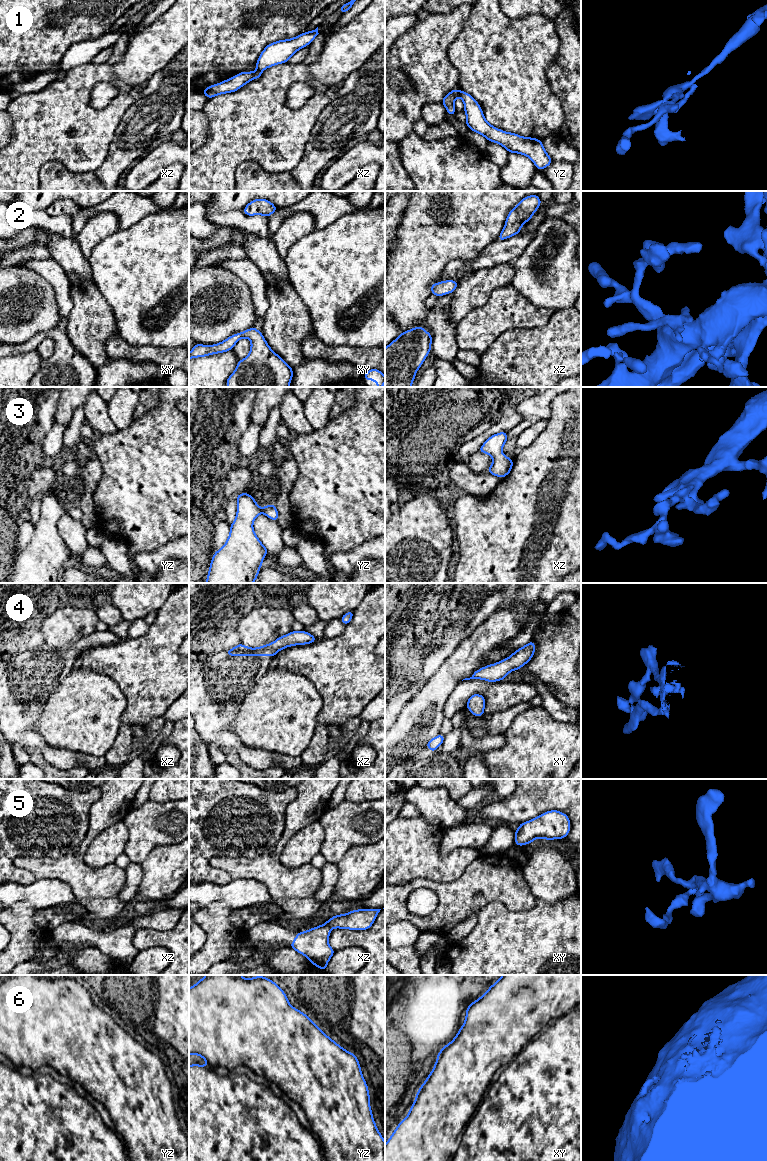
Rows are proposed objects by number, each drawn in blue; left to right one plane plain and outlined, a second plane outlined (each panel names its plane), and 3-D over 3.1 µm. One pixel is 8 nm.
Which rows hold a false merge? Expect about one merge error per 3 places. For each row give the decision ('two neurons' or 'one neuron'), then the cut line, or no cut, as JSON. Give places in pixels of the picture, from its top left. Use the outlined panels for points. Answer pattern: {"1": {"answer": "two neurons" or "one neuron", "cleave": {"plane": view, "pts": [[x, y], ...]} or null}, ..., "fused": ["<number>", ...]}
{"1": {"answer": "two neurons", "cleave": {"plane": "xz", "pts": [[257, 69], [261, 71]]}}, "2": {"answer": "one neuron", "cleave": null}, "3": {"answer": "one neuron", "cleave": null}, "4": {"answer": "one neuron", "cleave": null}, "5": {"answer": "one neuron", "cleave": null}, "6": {"answer": "one neuron", "cleave": null}, "fused": ["1"]}

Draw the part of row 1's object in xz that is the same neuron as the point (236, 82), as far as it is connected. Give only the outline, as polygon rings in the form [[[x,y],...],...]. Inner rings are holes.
[[[255,70],[254,72],[241,72],[219,84],[210,85],[208,88],[202,90],[202,92],[208,99],[220,94],[235,92],[252,79],[260,78],[261,75],[262,71],[260,70]]]

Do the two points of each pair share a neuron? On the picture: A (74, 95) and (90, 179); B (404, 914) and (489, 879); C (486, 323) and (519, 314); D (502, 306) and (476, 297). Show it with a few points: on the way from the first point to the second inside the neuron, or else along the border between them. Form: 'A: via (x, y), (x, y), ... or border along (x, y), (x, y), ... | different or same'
A: border along (66, 168), (79, 173), (93, 172) | different
B: via (425, 920), (443, 920), (468, 895) | same
C: via (494, 318), (502, 312), (511, 312) | same
D: border along (505, 285), (496, 288), (485, 303), (468, 313) | different

